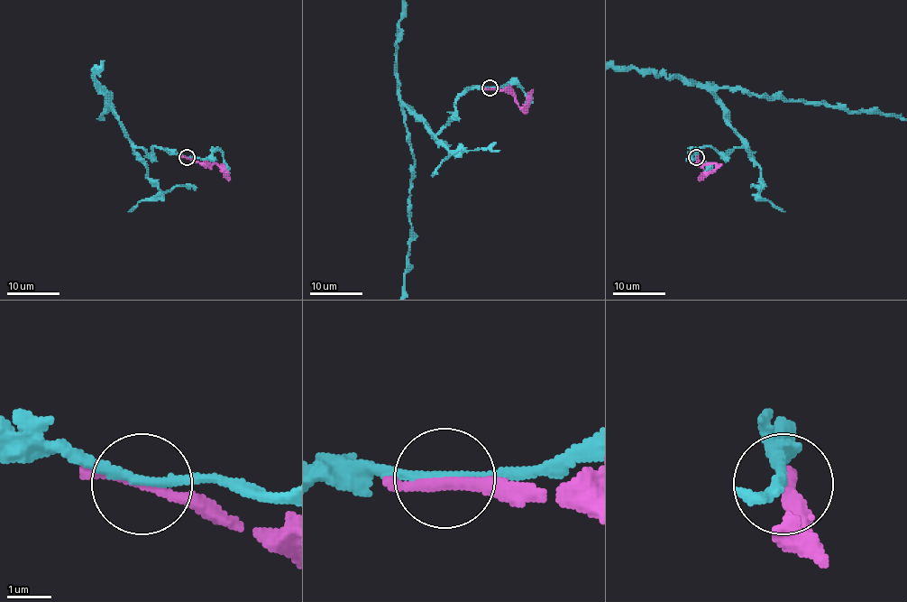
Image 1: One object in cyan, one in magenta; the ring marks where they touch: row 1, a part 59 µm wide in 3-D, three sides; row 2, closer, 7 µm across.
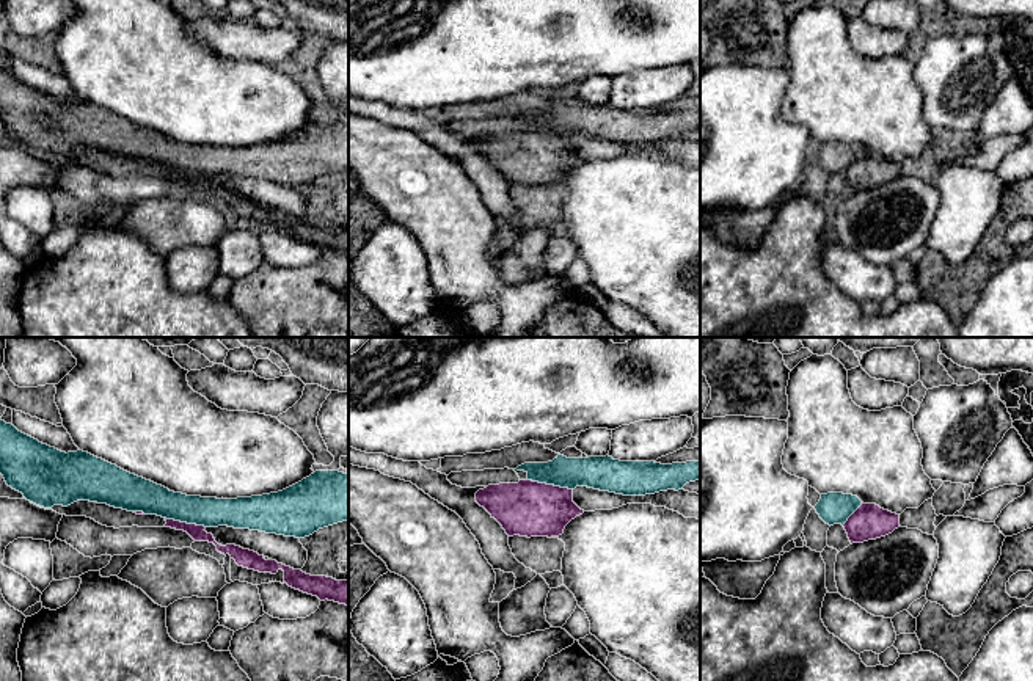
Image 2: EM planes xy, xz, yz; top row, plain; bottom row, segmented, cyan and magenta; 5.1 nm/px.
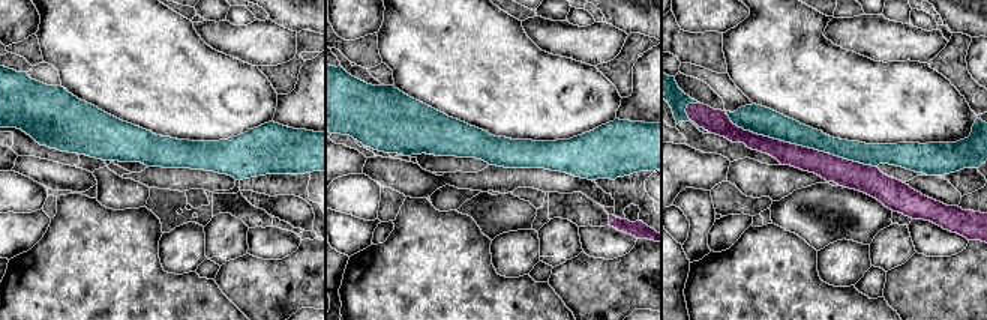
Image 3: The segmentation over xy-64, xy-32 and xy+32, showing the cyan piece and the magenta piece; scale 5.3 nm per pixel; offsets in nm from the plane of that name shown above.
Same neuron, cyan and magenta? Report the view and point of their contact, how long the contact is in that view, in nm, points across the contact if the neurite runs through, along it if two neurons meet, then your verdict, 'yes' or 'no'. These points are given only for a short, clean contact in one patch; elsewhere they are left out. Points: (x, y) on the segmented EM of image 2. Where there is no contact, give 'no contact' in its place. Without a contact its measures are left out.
meets cyan in xz at (550, 484); contact 240 nm long; no

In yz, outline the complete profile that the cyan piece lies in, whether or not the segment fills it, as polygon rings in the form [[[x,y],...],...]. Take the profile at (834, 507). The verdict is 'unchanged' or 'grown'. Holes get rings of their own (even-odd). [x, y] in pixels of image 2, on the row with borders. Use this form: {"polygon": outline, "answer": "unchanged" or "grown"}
{"polygon": [[[827,493],[821,494],[819,502],[813,508],[826,524],[843,526],[860,505],[862,501],[857,496],[843,493]]], "answer": "unchanged"}

